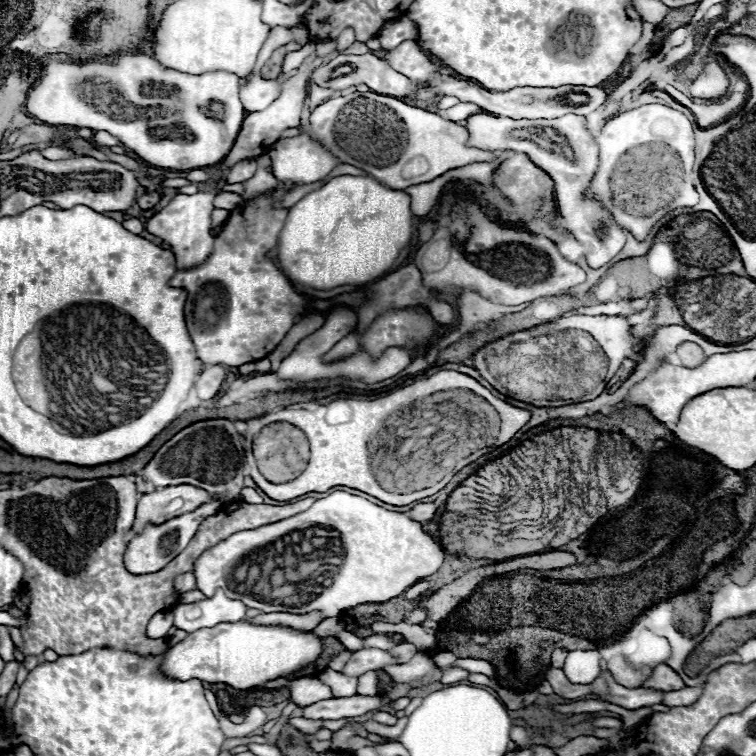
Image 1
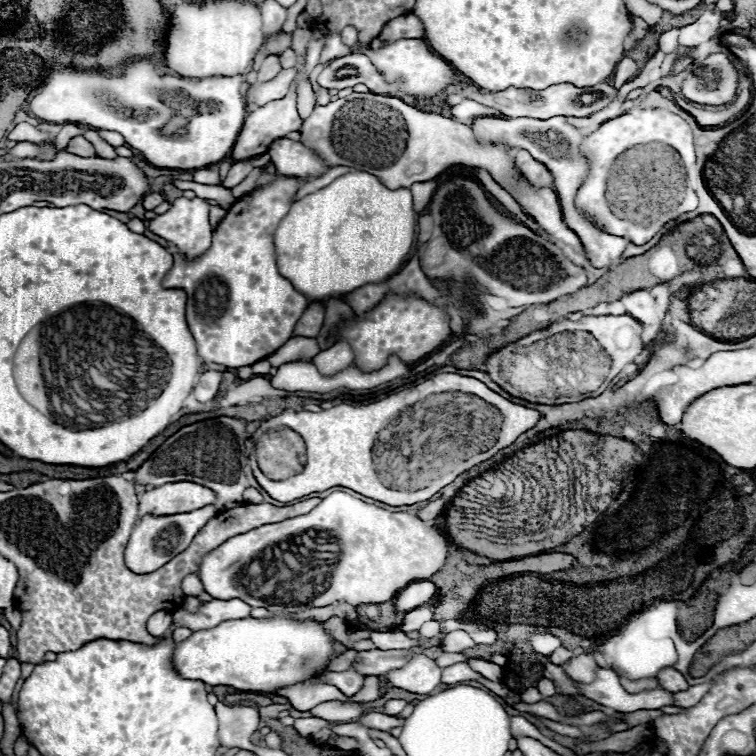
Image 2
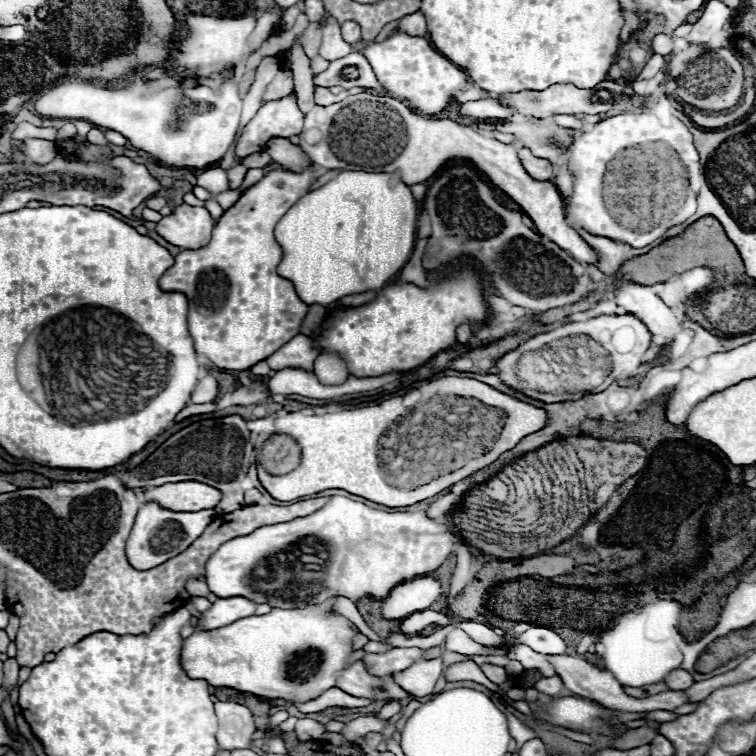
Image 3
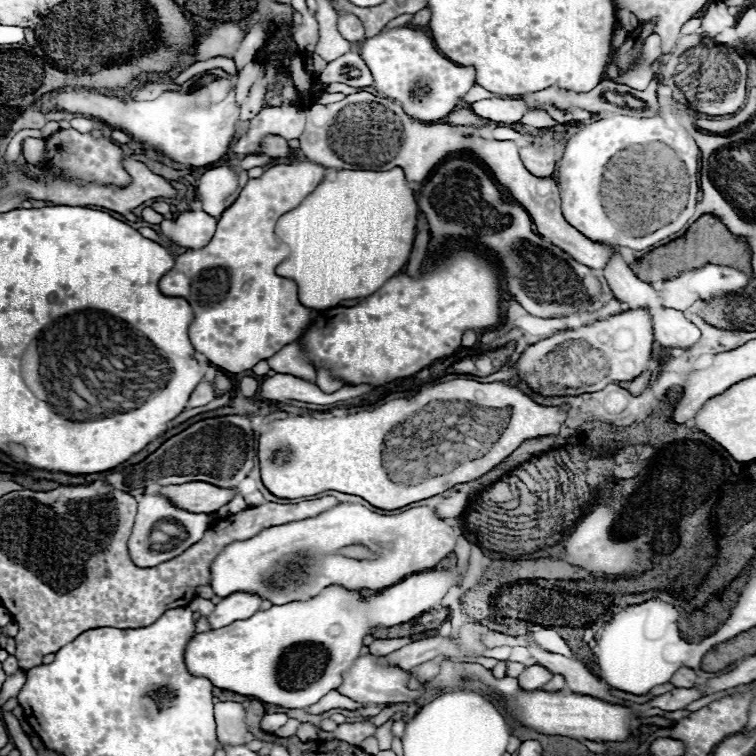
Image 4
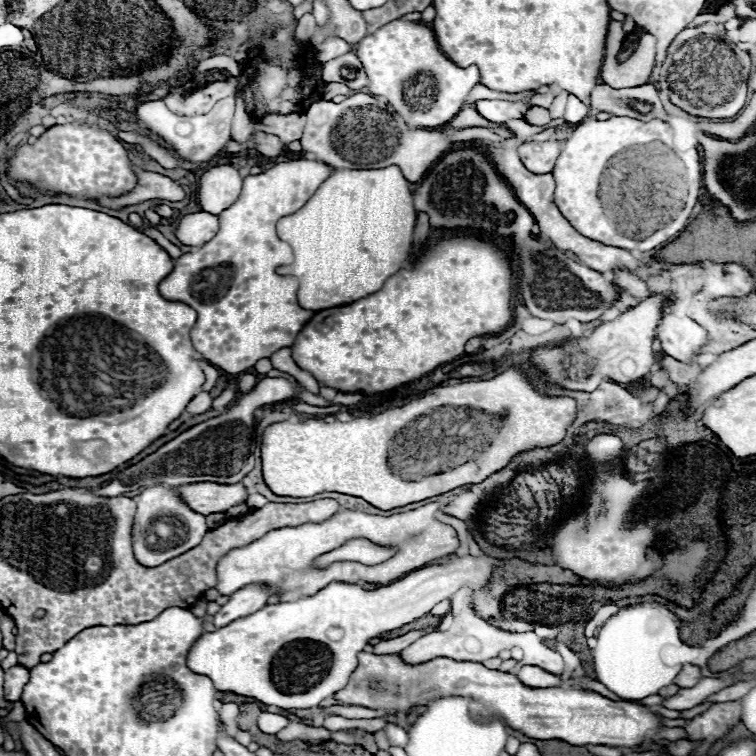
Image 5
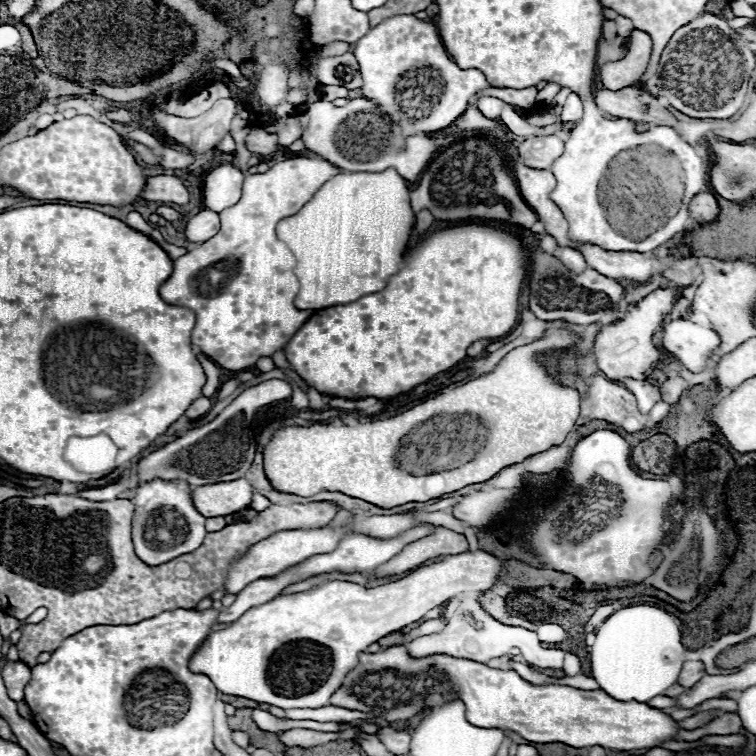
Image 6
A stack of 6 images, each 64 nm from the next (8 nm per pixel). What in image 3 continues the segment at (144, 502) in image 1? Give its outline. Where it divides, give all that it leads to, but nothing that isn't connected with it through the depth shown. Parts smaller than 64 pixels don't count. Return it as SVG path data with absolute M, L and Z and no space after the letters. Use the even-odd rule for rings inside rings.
M170 482L144 492L144 502L158 502L172 512L196 512L214 508L222 494L208 484L198 482Z

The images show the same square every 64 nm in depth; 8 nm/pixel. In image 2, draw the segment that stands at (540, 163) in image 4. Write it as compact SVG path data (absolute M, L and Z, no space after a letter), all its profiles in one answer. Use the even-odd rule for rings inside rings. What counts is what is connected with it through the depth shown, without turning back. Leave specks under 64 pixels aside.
M516 150L514 154L514 166L520 172L520 176L530 182L536 188L552 186L552 176L544 164L538 164L526 150Z

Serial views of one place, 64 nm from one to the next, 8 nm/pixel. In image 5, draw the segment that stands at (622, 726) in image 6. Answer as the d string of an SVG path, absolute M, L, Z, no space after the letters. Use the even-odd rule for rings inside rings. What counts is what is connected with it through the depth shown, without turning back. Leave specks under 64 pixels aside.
M368 654L358 656L358 668L352 672L348 684L334 694L336 700L348 706L364 708L402 708L418 706L422 696L470 696L472 716L498 716L514 730L530 738L552 740L560 738L574 746L604 744L604 746L636 746L650 734L662 730L656 714L644 710L634 702L614 702L596 692L578 688L528 688L514 674L498 672L480 662L458 662L452 658L436 658L426 664L402 664L398 654Z

